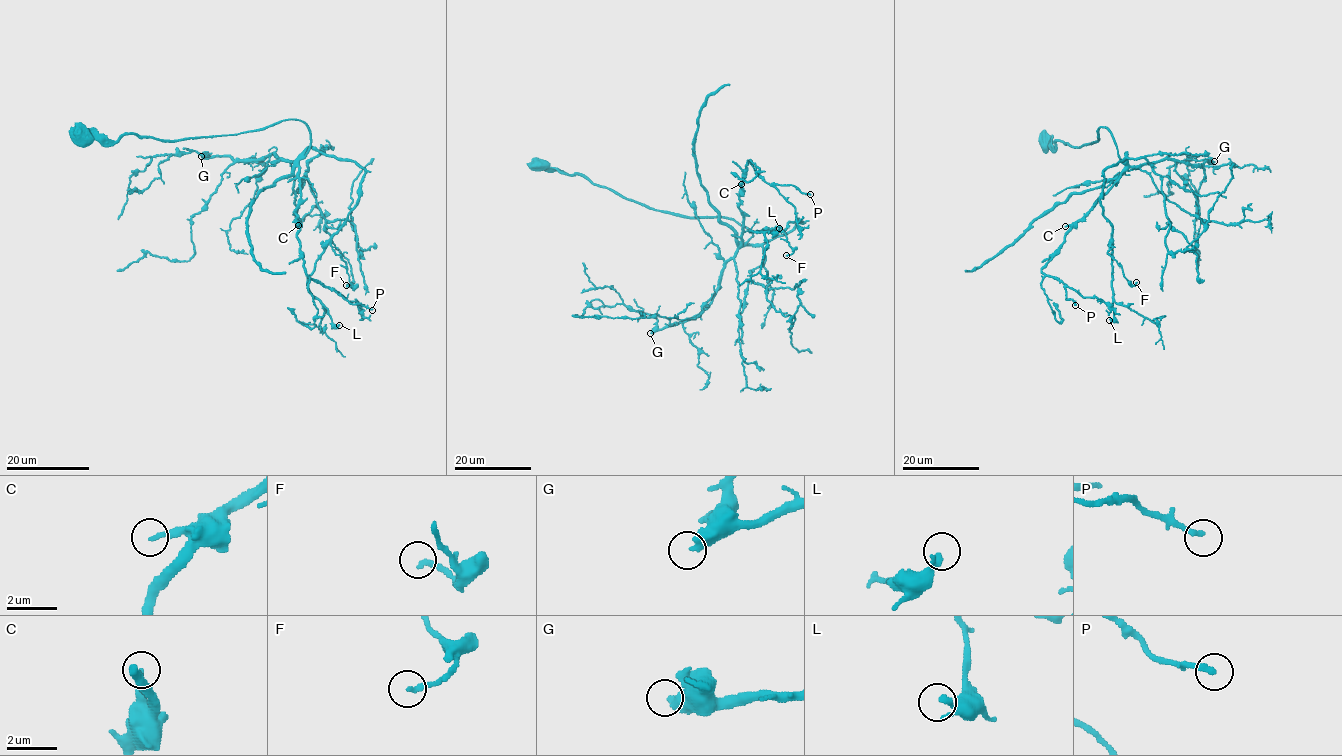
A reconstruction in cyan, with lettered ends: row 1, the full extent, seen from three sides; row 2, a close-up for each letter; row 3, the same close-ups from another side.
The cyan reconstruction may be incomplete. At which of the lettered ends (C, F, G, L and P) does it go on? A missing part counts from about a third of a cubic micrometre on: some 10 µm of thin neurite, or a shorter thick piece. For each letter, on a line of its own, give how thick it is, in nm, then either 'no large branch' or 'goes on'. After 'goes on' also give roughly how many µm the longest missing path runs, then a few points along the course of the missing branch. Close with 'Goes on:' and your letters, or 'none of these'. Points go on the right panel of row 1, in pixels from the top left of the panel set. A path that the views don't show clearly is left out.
C: 180 nm | no large branch
F: 200 nm | no large branch
G: 440 nm | goes on | 45 µm
L: 170 nm | no large branch
P: 240 nm | goes on | 25 µm
Goes on: G, P

